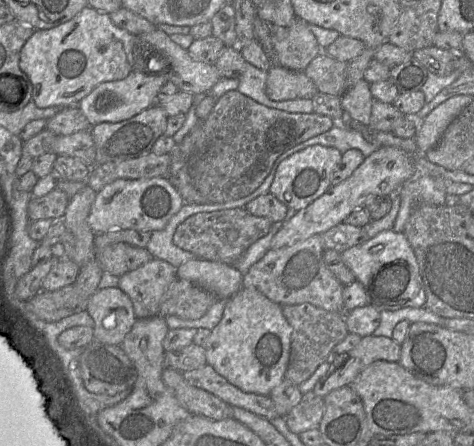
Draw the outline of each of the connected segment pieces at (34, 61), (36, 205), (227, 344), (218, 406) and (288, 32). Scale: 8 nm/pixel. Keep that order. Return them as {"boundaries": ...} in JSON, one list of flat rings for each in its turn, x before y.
{"boundaries":[[[90,6,83,8,76,16,69,21,62,23,58,26,48,29,37,29,26,41,20,52,19,67,27,75,32,85,32,101,39,108,47,108,50,106,68,107,78,106,82,98,88,95,97,85,102,82,121,80,128,76,131,70,135,67,135,53,136,53,136,40,137,37,128,31,121,29,114,25,108,13,99,12]],[[58,188,42,197,31,197,28,203,29,220,62,220,68,202,69,197]],[[242,287,224,308,219,324,205,343,207,364,230,384,244,392,270,395,285,378,292,327,282,312,282,305,269,300,256,288]],[[166,367,162,373,162,380,177,397,180,404,192,415,199,415,216,421,233,418,234,406,189,384,180,371]],[[295,18,286,27,271,27,276,63,293,71,304,71,320,53,324,53,309,23]]]}

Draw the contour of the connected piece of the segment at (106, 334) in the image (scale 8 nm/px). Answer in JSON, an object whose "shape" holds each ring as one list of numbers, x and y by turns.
{"shape":[[118,287,98,289,89,298,86,312,93,319,94,340,109,345,121,345,137,319,130,298]]}

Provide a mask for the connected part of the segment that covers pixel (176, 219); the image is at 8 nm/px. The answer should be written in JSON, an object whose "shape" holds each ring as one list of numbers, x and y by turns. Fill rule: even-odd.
{"shape":[[184,204,163,229,151,233,145,249,151,254,152,258,163,260,175,268,187,261,199,259,194,254,180,249,173,243,174,232,178,225,190,216,217,210,219,209,216,209,216,204]]}

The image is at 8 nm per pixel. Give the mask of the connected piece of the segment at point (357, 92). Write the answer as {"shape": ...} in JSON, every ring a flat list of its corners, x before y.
{"shape":[[362,78,344,93,341,102,343,110,352,119,369,125,373,102,369,82]]}

